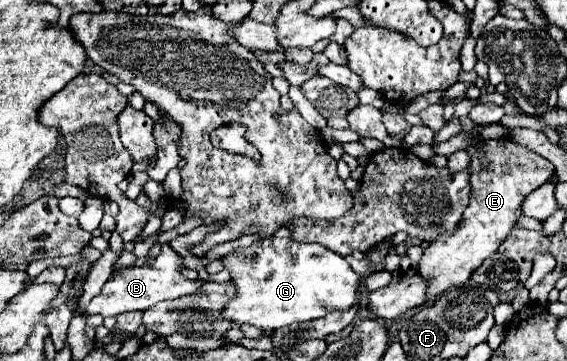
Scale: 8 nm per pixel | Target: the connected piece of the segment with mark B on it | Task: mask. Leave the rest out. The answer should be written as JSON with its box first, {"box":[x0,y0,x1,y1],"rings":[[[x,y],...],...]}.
{"box":[83,244,203,318],"rings":[[[161,244],[161,252],[155,258],[153,266],[135,264],[131,268],[125,268],[119,276],[105,282],[101,294],[97,294],[89,302],[89,306],[83,310],[83,314],[101,314],[103,318],[105,316],[119,316],[119,314],[129,312],[129,310],[147,310],[147,308],[159,304],[163,300],[175,300],[175,298],[199,292],[203,286],[203,280],[201,278],[195,278],[195,280],[185,278],[181,274],[183,268],[185,268],[183,258],[169,244]]]}

